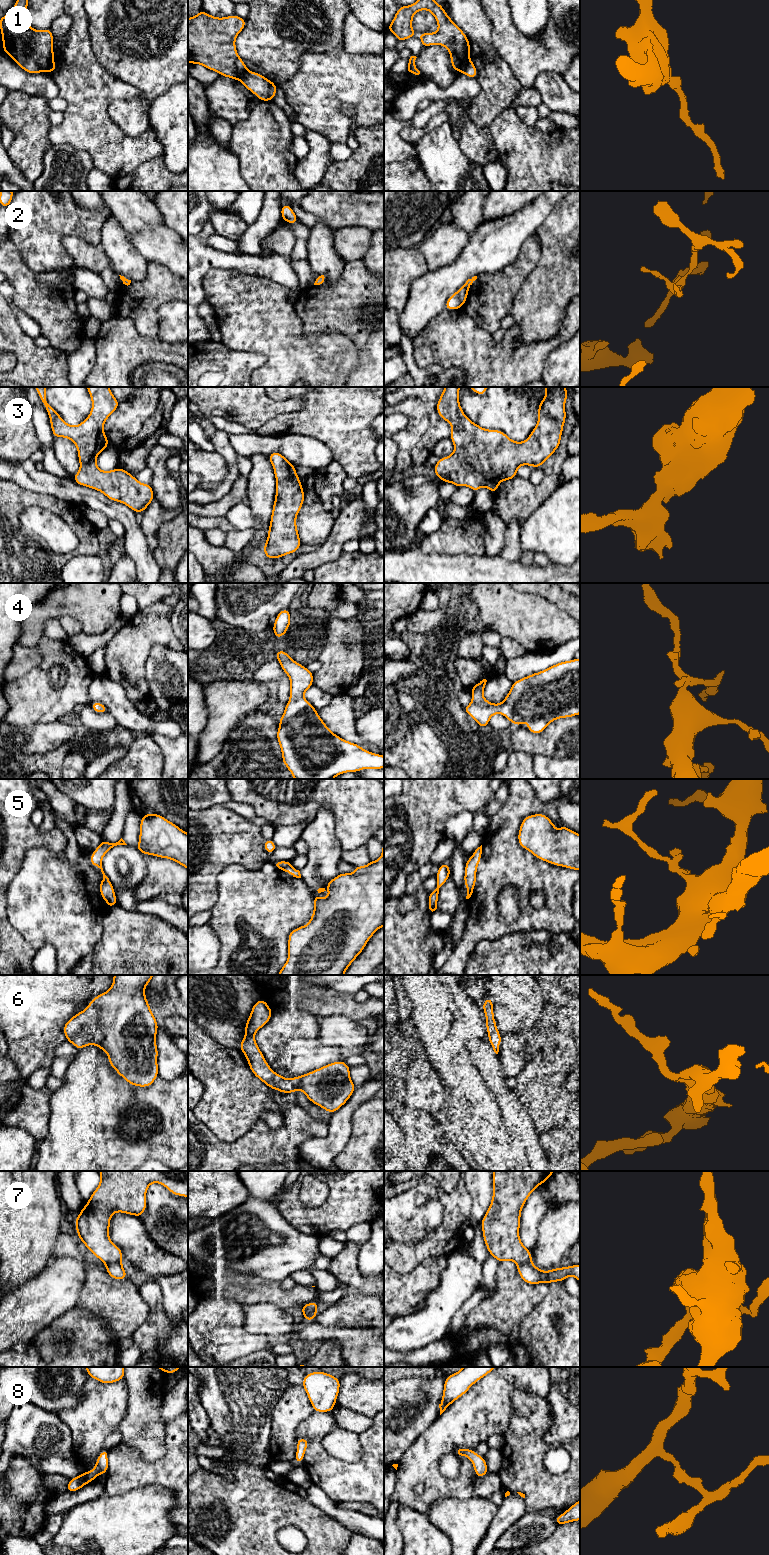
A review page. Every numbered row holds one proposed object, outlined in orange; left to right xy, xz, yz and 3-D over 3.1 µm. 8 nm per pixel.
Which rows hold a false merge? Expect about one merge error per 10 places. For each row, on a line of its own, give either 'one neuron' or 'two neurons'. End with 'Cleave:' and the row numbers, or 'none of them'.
1: two neurons
2: one neuron
3: one neuron
4: one neuron
5: one neuron
6: one neuron
7: two neurons
8: one neuron
Cleave: 1, 7

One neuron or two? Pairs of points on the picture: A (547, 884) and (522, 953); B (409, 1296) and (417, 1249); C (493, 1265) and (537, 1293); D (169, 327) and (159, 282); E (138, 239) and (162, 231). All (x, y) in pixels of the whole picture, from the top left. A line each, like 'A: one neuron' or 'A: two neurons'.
A: two neurons
B: two neurons
C: two neurons
D: two neurons
E: one neuron

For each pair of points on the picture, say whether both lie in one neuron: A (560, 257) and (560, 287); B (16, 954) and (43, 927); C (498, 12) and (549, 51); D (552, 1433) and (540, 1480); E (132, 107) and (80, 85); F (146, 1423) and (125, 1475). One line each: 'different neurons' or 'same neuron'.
A: same neuron
B: different neurons
C: same neuron
D: different neurons
E: different neurons
F: different neurons

